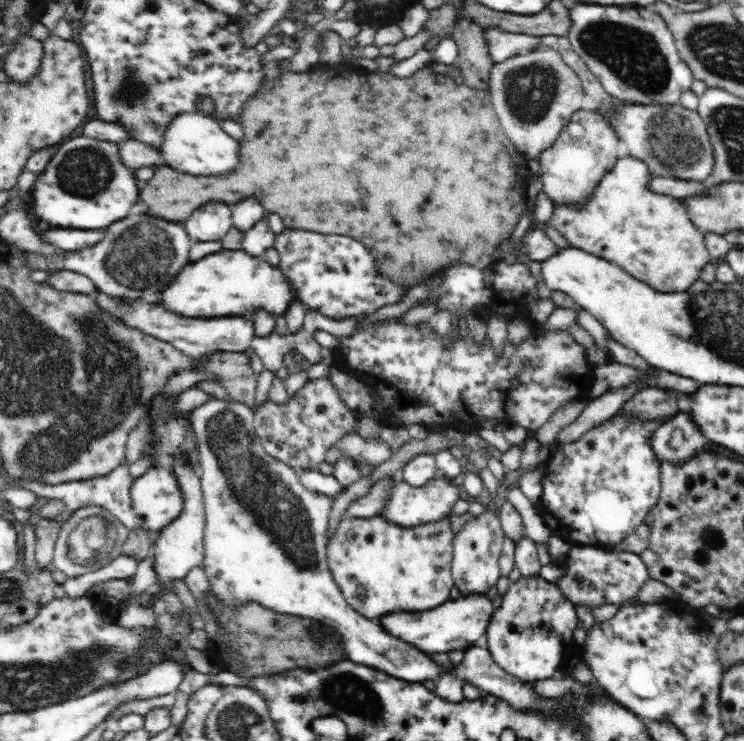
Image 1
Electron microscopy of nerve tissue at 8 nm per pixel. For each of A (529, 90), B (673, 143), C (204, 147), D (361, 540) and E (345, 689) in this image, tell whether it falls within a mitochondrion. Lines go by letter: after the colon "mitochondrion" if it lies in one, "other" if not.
A: mitochondrion
B: mitochondrion
C: other
D: other
E: mitochondrion

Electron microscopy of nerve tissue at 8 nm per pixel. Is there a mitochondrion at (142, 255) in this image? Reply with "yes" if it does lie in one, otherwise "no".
yes

